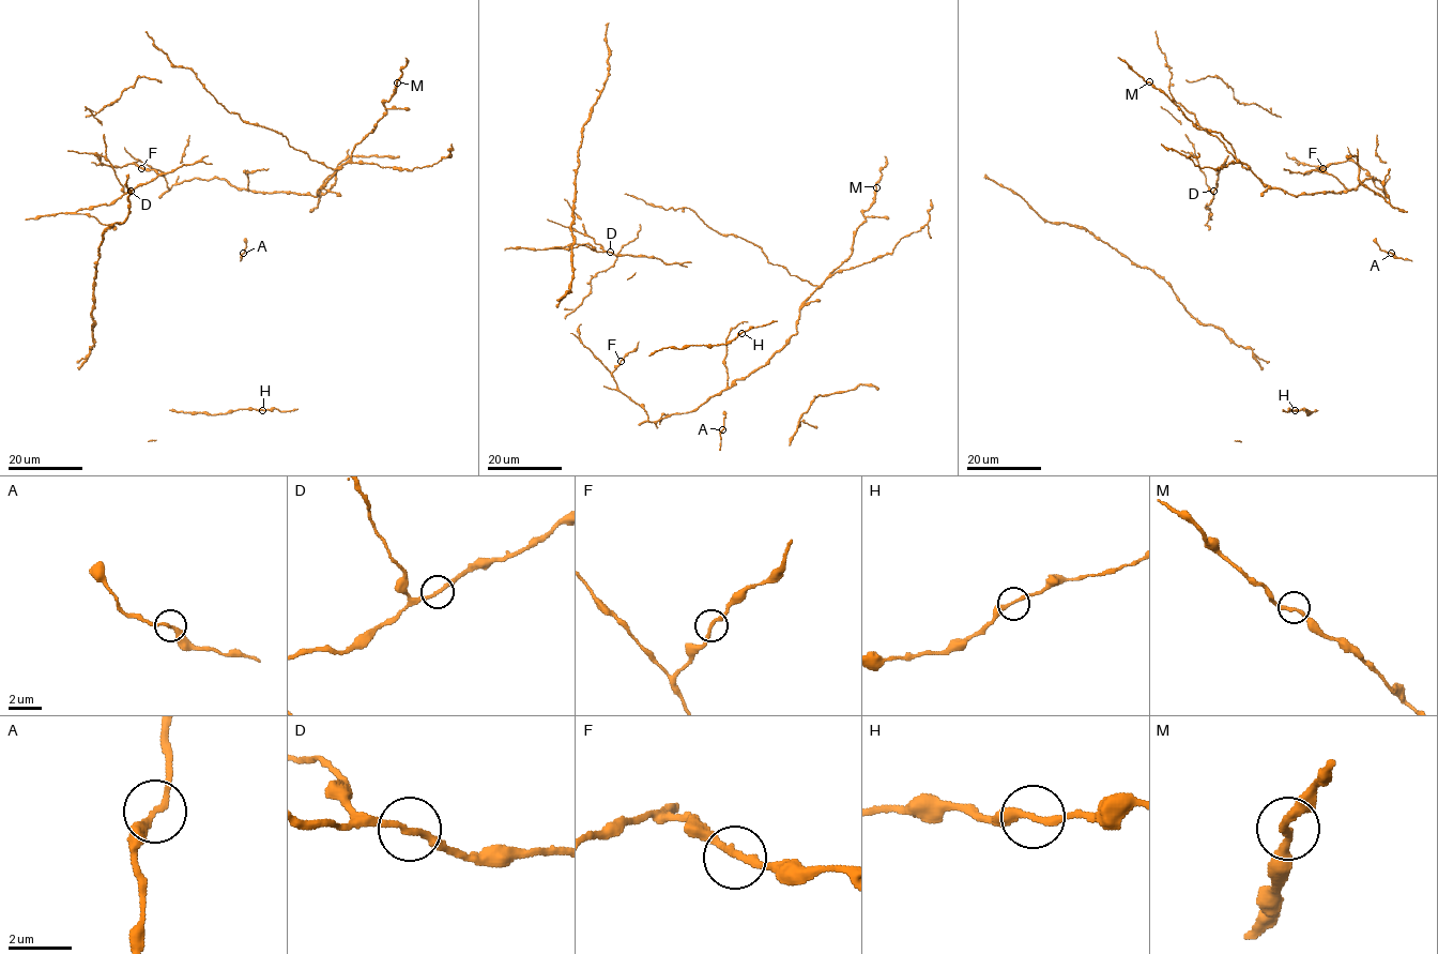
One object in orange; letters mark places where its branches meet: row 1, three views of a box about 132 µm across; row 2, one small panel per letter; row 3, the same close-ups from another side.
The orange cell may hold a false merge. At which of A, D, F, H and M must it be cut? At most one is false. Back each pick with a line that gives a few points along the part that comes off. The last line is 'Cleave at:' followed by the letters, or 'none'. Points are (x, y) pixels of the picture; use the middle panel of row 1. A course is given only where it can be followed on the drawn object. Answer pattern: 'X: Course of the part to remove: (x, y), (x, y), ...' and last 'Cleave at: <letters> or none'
Cleave at: none

